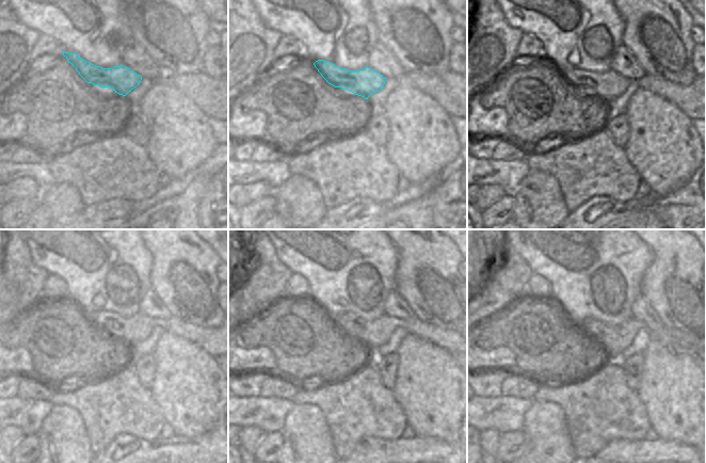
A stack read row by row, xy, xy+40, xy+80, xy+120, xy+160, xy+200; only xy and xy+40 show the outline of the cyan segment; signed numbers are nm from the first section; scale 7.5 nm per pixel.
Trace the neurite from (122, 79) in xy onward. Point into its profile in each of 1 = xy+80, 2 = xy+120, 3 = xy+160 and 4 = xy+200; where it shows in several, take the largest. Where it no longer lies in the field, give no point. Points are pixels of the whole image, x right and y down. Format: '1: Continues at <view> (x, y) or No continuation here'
1: Continues at xy+80 (608, 85)
2: Continues at xy+120 (133, 330)
3: Continues at xy+160 (372, 333)
4: Continues at xy+200 (613, 340).

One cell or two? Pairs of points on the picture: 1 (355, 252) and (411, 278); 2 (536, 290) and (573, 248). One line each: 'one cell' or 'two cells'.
1: two cells
2: two cells

